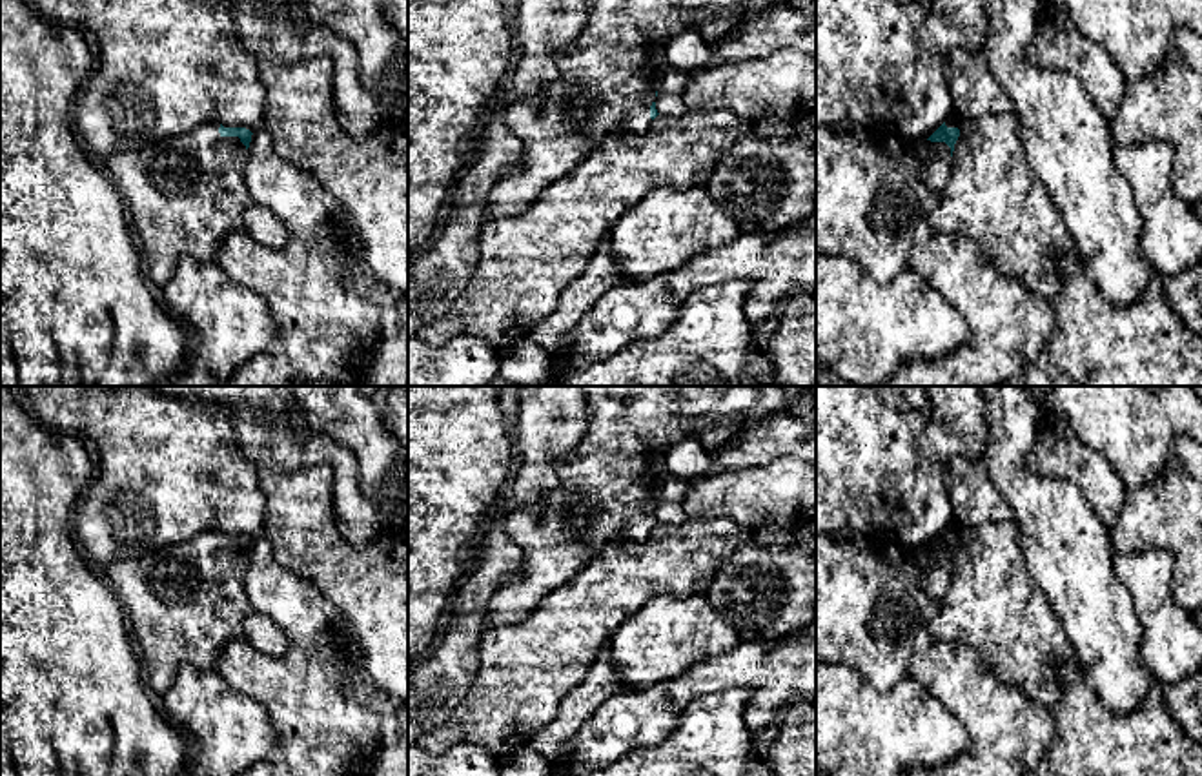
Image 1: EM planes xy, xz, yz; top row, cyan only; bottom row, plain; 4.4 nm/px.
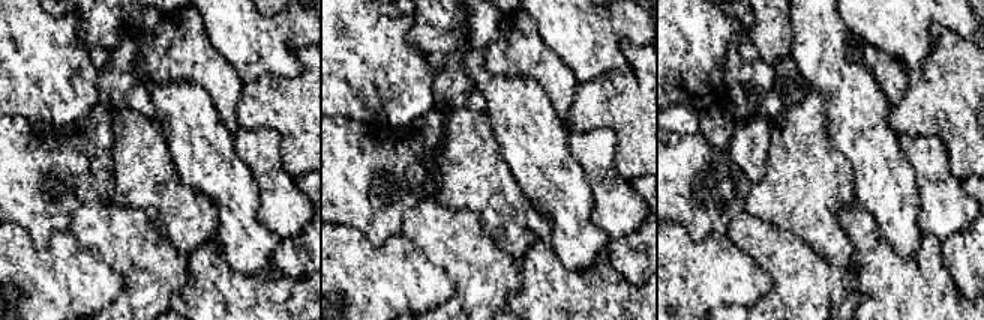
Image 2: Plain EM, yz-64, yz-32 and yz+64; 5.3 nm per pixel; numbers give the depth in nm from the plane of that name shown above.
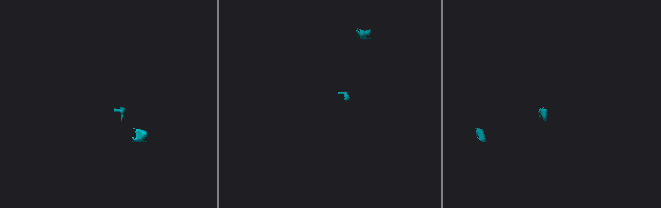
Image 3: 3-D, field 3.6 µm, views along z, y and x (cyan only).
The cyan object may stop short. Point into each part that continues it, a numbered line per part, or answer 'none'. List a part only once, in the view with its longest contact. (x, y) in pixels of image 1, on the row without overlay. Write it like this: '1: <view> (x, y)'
1: xy (186, 602)

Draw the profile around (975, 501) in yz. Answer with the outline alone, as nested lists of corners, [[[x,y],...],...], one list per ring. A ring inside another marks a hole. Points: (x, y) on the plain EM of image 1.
[[[956,455],[945,465],[945,470],[958,526],[1014,519],[1013,508],[994,490],[980,459]]]

